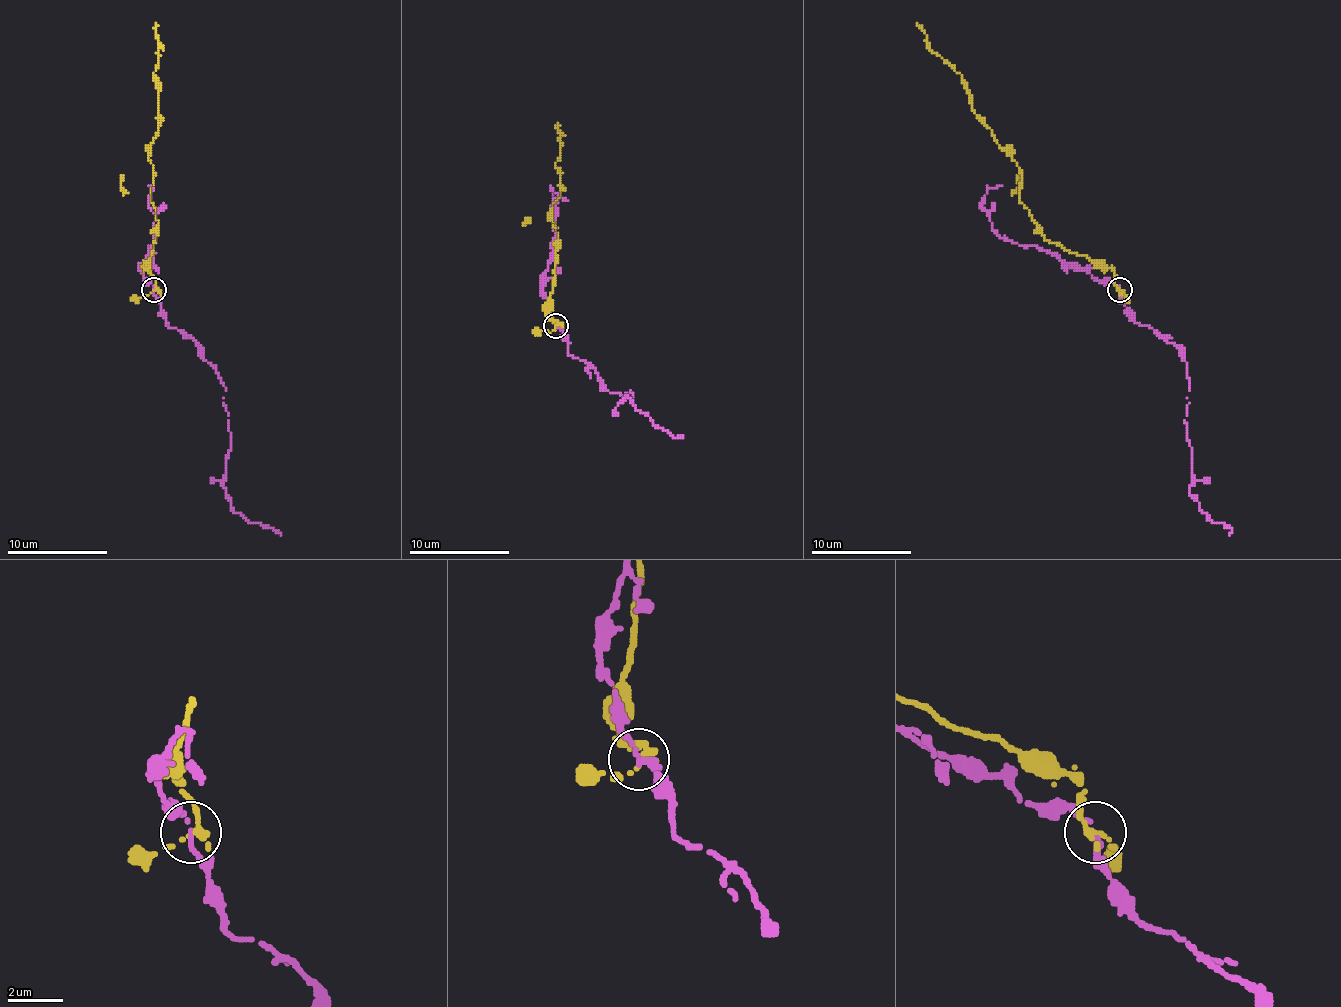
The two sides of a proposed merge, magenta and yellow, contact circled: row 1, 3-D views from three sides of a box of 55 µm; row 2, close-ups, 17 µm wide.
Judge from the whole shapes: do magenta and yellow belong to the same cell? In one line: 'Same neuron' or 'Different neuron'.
Same neuron

